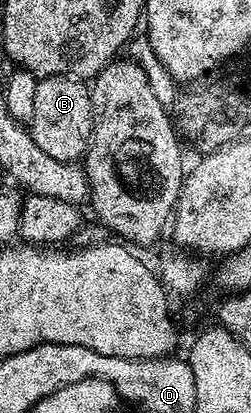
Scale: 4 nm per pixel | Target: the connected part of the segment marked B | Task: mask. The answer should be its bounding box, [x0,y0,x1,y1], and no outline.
[29,75,95,164]

